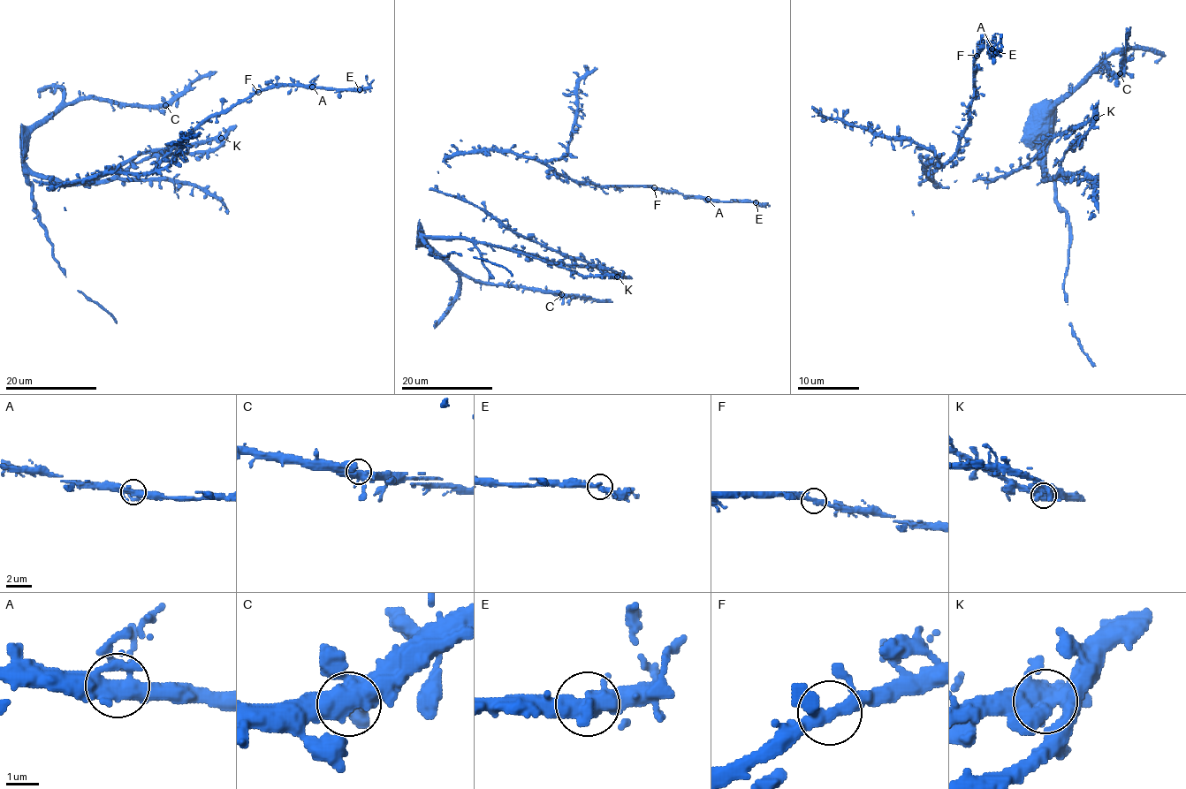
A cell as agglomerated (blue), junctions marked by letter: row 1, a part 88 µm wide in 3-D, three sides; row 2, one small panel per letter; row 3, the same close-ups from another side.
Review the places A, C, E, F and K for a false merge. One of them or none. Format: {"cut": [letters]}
{"cut": []}

